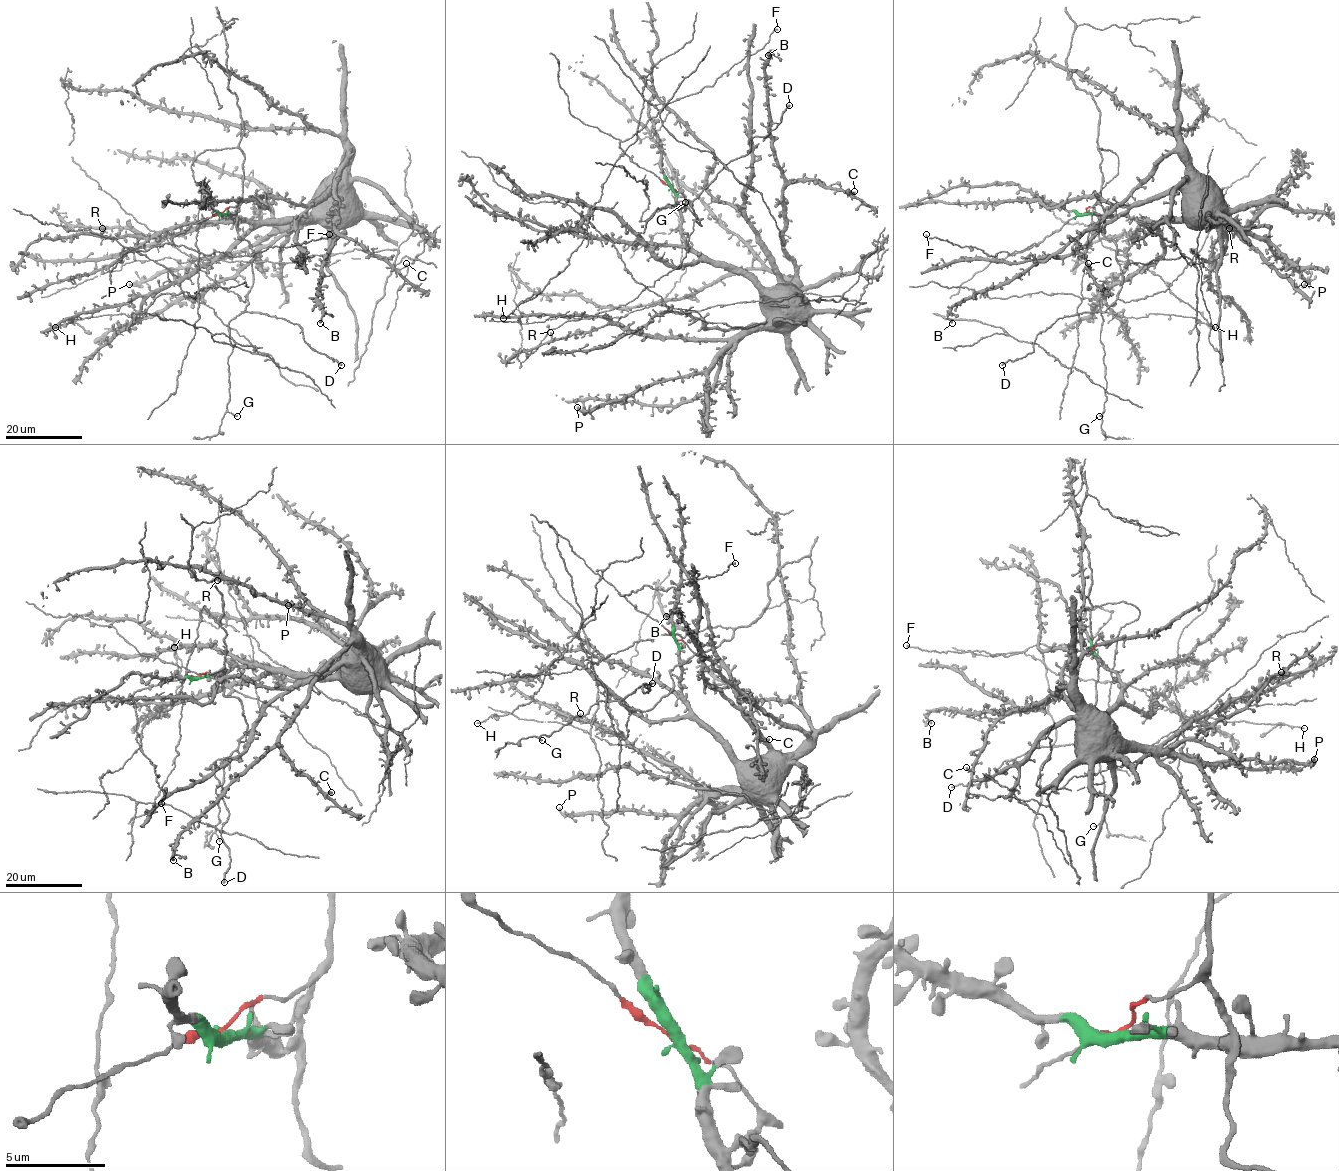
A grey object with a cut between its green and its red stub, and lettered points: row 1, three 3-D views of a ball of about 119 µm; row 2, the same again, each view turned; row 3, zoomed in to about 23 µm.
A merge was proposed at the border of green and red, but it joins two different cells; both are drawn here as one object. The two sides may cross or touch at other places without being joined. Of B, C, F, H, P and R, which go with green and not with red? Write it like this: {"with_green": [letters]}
{"with_green": ["B", "C", "H", "P", "R"]}

